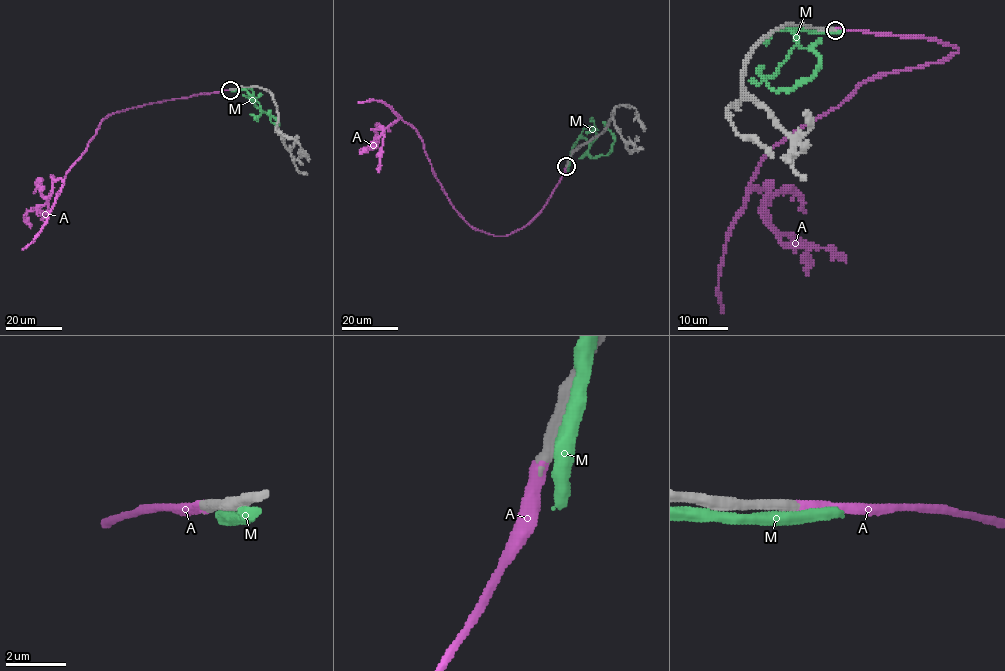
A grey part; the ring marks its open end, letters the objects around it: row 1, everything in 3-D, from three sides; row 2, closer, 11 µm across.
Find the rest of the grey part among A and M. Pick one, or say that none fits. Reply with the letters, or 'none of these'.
A

